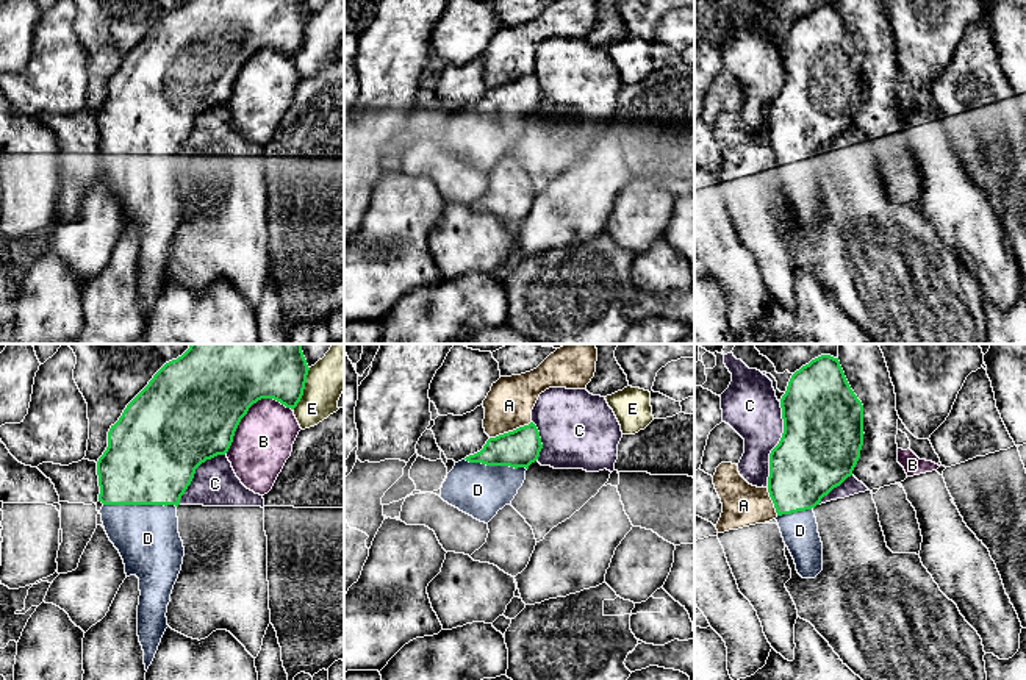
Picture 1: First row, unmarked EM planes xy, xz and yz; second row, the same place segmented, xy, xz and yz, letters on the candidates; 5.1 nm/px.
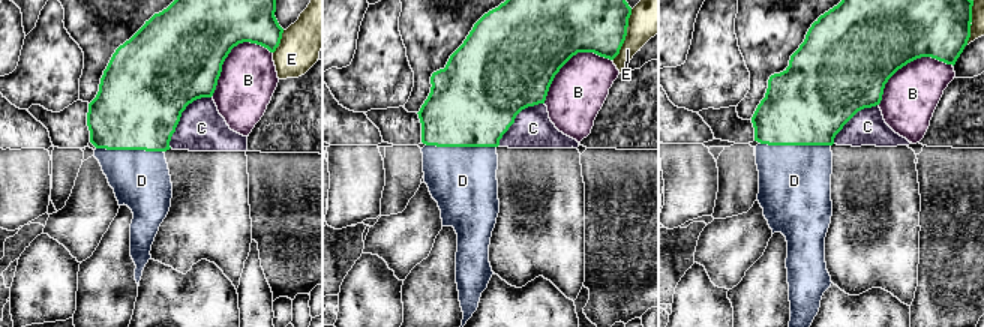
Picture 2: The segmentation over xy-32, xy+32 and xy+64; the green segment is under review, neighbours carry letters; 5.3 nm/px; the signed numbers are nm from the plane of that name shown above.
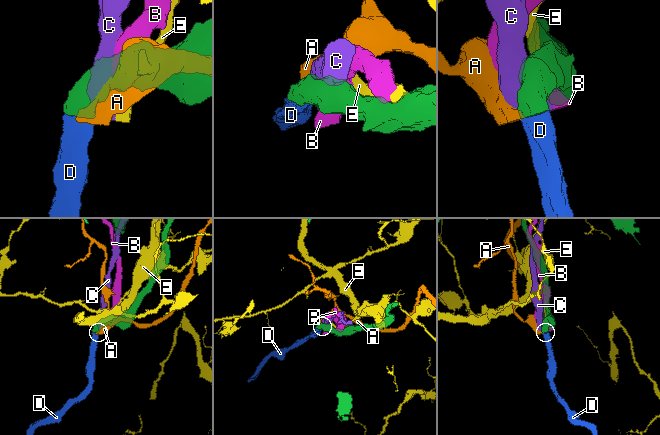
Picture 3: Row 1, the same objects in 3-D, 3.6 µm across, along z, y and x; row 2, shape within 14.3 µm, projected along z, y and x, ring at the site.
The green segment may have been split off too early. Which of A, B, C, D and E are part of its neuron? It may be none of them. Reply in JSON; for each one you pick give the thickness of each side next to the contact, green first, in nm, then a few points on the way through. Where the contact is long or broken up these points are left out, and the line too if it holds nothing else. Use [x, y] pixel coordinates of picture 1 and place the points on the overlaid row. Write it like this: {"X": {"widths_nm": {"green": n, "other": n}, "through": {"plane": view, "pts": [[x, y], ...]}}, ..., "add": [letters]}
{"D": {"widths_nm": {"green": 460, "other": 320}}, "add": ["D"]}

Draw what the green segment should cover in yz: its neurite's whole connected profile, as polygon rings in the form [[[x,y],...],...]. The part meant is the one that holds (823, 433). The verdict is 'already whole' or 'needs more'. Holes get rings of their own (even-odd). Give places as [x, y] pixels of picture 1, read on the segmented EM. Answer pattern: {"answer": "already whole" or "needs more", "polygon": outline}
{"answer": "needs more", "polygon": [[[821,355],[791,375],[780,408],[784,433],[770,453],[768,492],[798,574],[815,578],[823,571],[823,542],[813,508],[852,475],[863,446],[863,405],[851,389],[838,358]]]}

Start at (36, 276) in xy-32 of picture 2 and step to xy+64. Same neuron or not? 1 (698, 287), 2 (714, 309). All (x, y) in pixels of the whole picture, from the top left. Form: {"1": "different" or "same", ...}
{"1": "same", "2": "same"}

